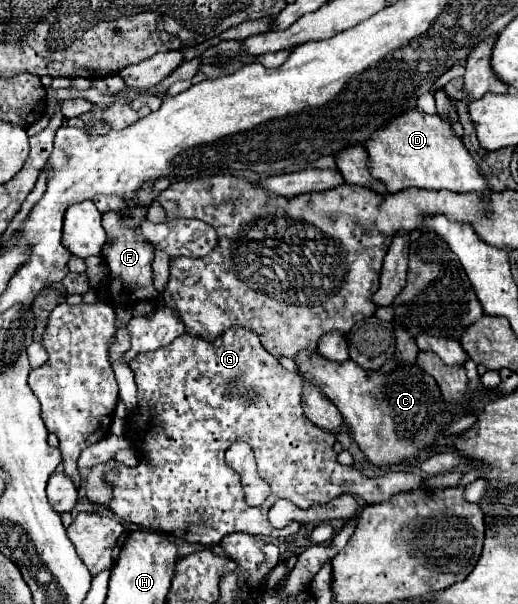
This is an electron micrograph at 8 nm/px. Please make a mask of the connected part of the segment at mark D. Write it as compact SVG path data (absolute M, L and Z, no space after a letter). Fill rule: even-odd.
M413 108L411 112L391 120L387 128L375 132L375 136L367 140L365 148L369 154L367 166L371 176L385 182L387 190L391 184L389 192L399 192L405 188L445 188L451 192L479 192L483 196L491 192L461 138L437 114L431 116L419 108Z

